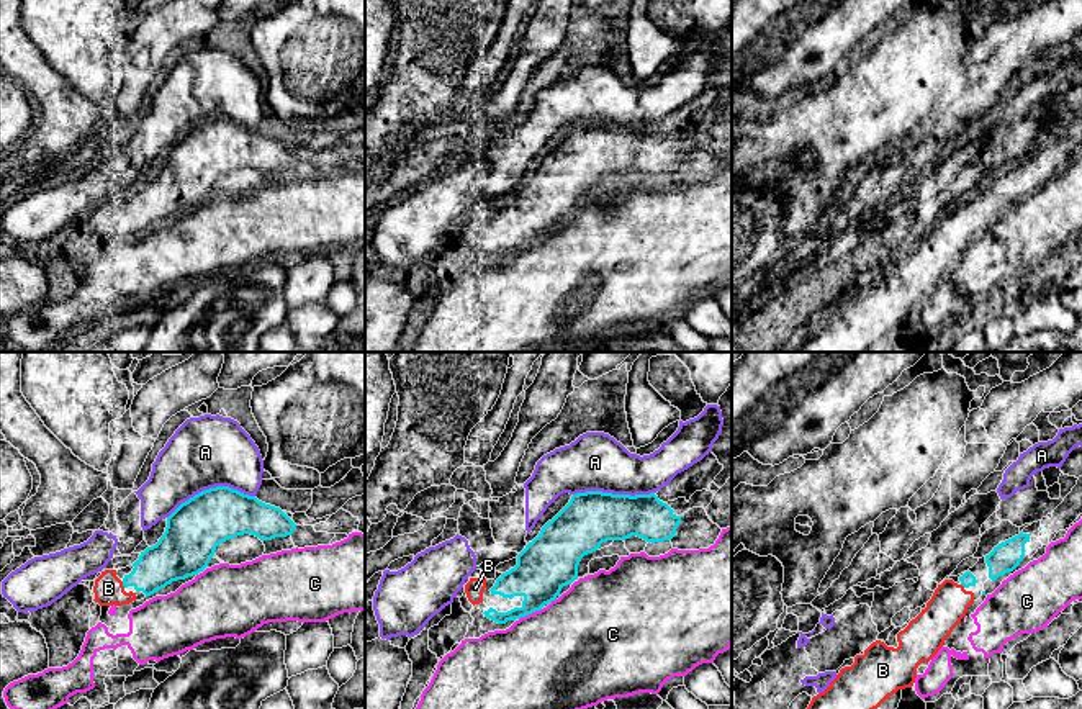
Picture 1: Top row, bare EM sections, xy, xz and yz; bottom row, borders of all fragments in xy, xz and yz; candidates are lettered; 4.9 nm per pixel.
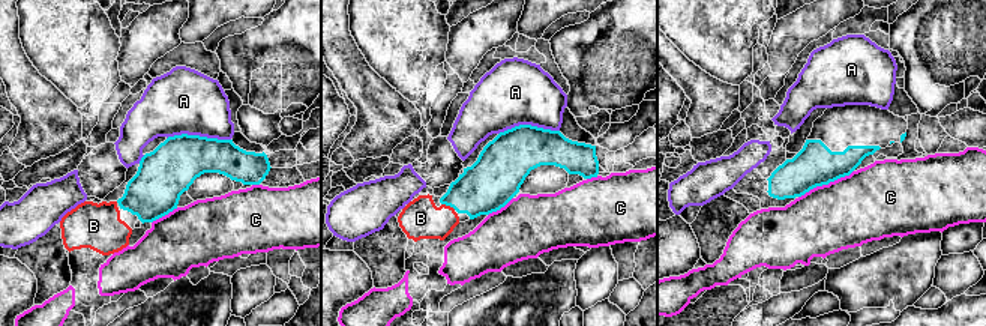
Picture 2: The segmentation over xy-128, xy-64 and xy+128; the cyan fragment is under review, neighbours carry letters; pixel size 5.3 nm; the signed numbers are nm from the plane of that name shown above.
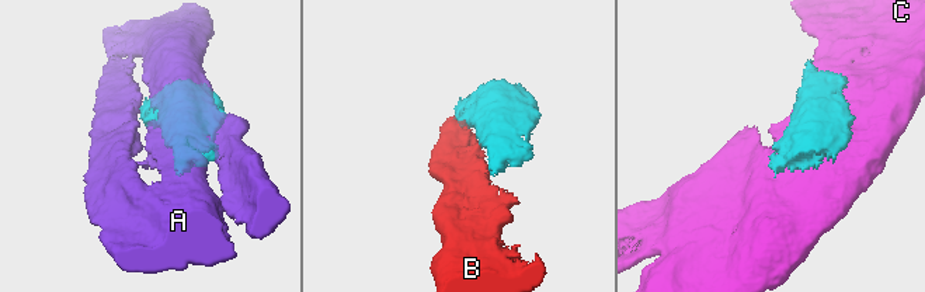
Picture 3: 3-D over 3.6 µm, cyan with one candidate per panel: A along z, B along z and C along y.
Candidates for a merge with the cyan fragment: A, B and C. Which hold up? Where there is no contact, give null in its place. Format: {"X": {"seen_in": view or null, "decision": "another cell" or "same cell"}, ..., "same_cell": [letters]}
{"A": {"seen_in": "xy", "decision": "another cell"}, "B": {"seen_in": "xy", "decision": "same cell"}, "C": {"seen_in": "xz", "decision": "another cell"}, "same_cell": ["B"]}

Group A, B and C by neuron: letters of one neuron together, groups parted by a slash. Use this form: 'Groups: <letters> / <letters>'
Groups: A / B / C

